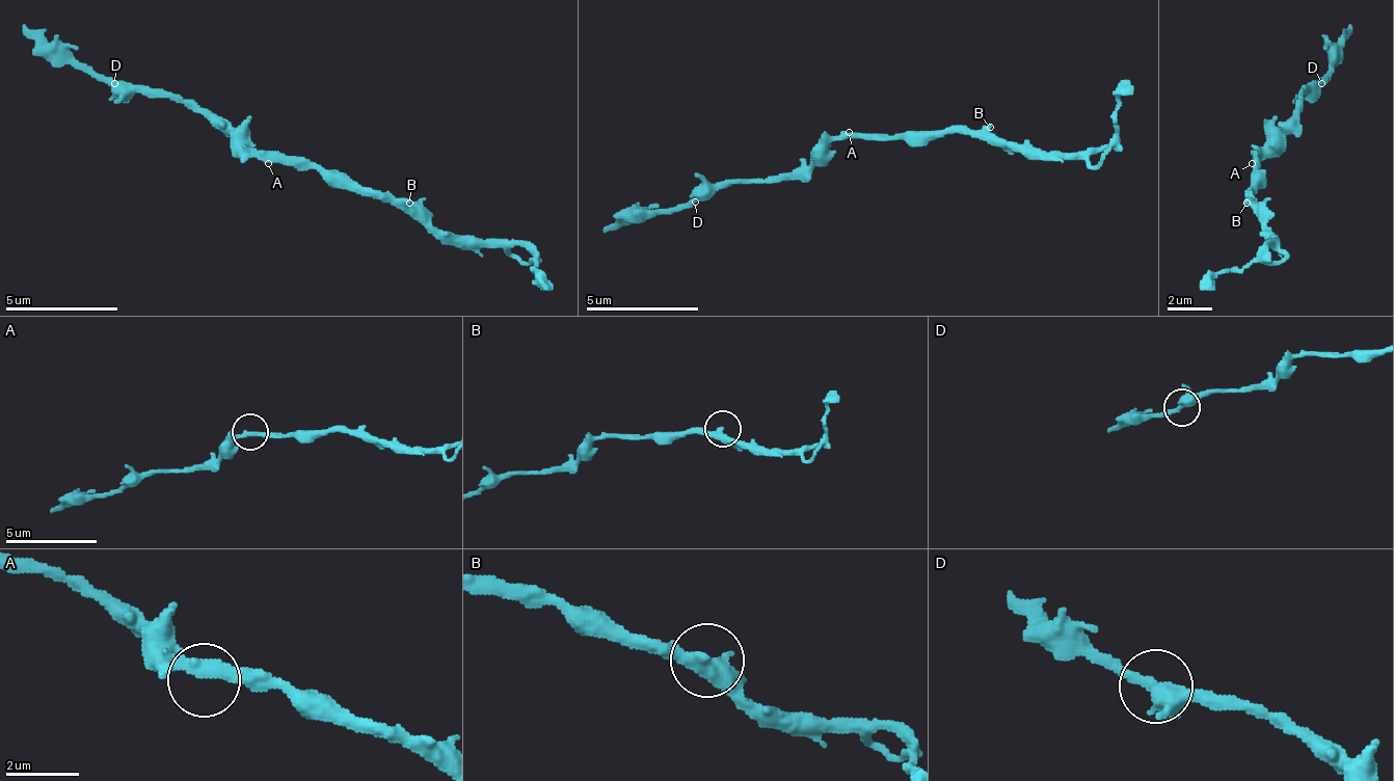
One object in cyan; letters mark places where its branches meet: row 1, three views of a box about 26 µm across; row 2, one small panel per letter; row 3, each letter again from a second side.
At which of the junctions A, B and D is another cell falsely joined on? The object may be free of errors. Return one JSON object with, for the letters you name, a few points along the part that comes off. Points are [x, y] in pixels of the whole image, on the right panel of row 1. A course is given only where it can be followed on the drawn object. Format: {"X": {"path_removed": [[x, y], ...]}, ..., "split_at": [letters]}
{"split_at": []}

